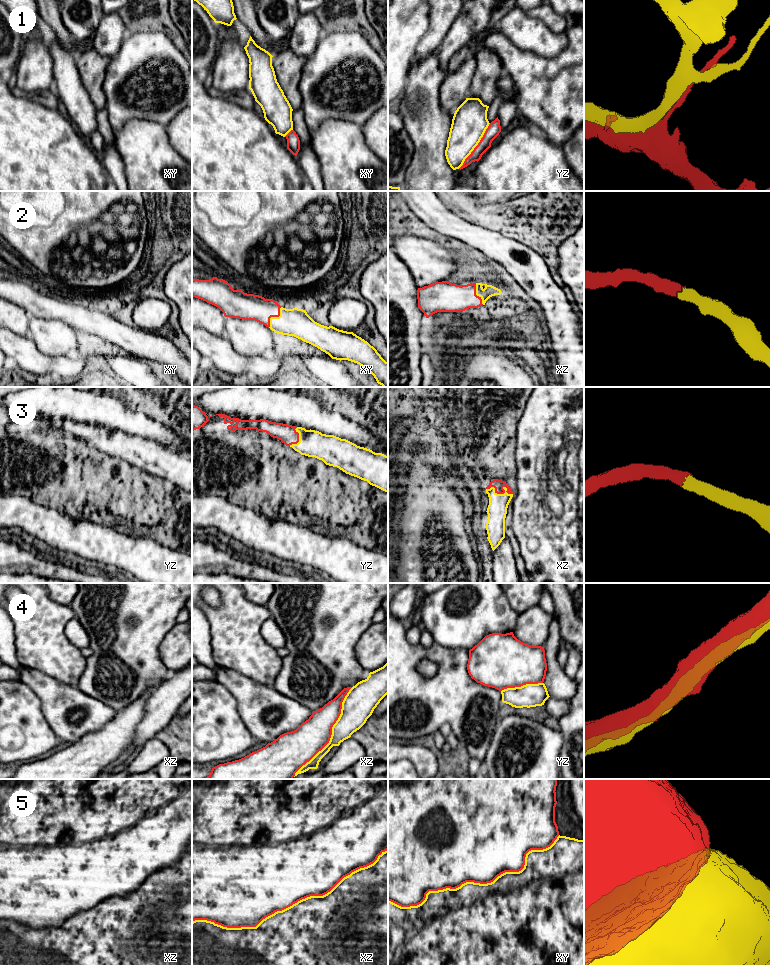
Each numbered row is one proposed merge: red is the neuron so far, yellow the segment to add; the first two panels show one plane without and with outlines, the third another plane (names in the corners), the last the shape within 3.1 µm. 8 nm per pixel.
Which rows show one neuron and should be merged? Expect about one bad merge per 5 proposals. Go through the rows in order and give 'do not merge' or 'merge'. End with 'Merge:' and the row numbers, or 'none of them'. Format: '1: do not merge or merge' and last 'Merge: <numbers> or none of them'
1: merge
2: merge
3: merge
4: merge
5: do not merge
Merge: 1, 2, 3, 4

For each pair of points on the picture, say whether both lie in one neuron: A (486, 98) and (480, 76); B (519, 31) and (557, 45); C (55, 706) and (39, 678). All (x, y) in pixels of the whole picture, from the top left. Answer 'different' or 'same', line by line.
A: same
B: same
C: same

